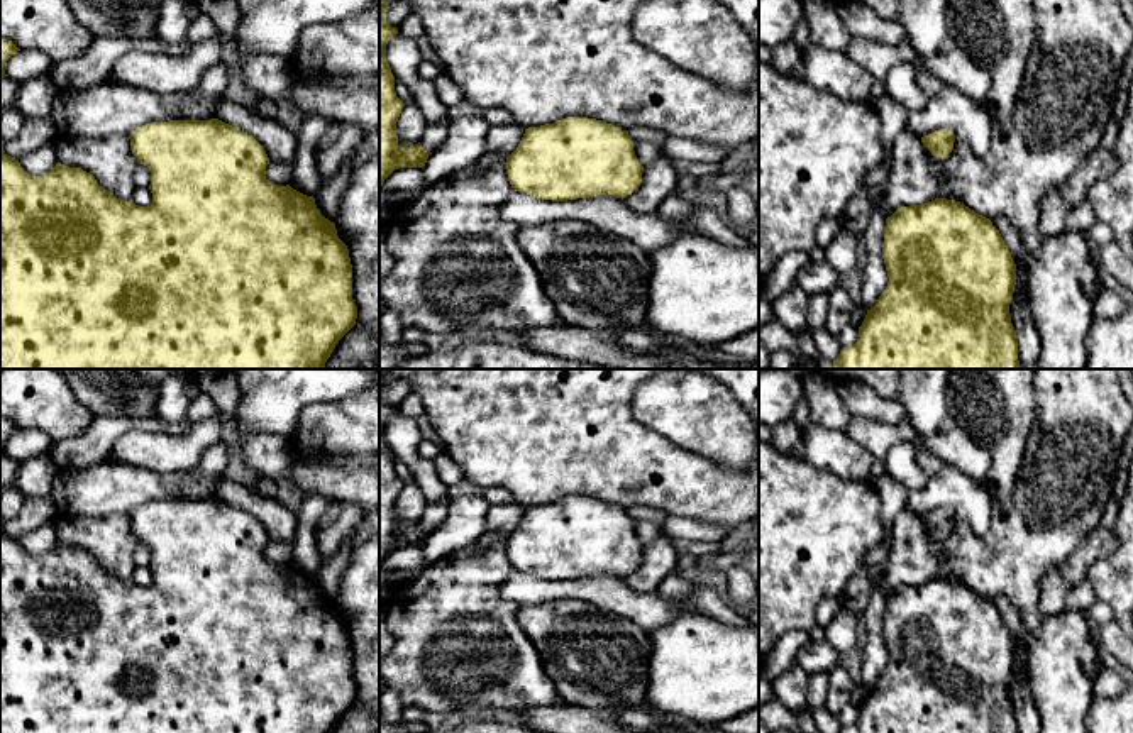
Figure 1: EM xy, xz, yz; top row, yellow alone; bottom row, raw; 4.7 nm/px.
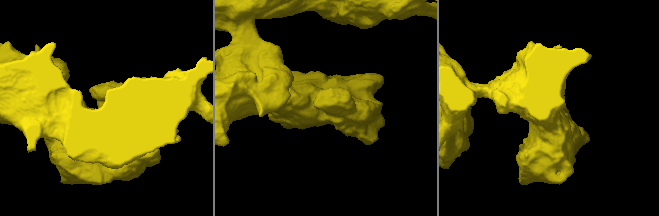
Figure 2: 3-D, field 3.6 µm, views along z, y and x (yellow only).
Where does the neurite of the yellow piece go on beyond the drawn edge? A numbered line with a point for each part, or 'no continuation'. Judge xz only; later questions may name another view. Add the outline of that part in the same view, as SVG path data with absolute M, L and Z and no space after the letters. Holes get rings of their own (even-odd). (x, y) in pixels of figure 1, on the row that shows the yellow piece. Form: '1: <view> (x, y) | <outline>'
no continuation

